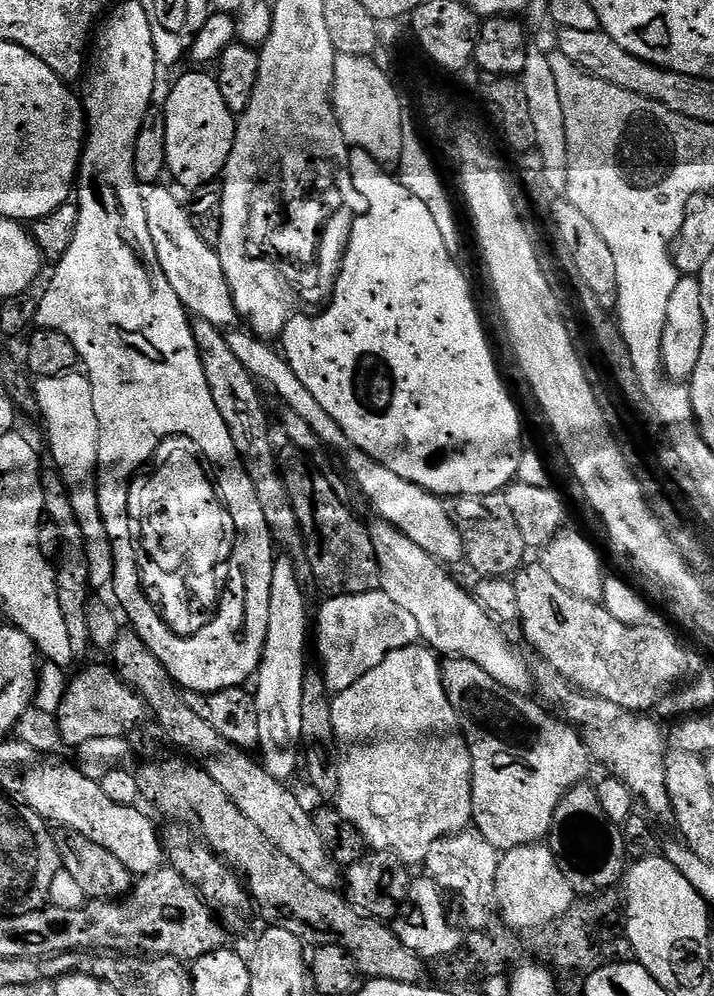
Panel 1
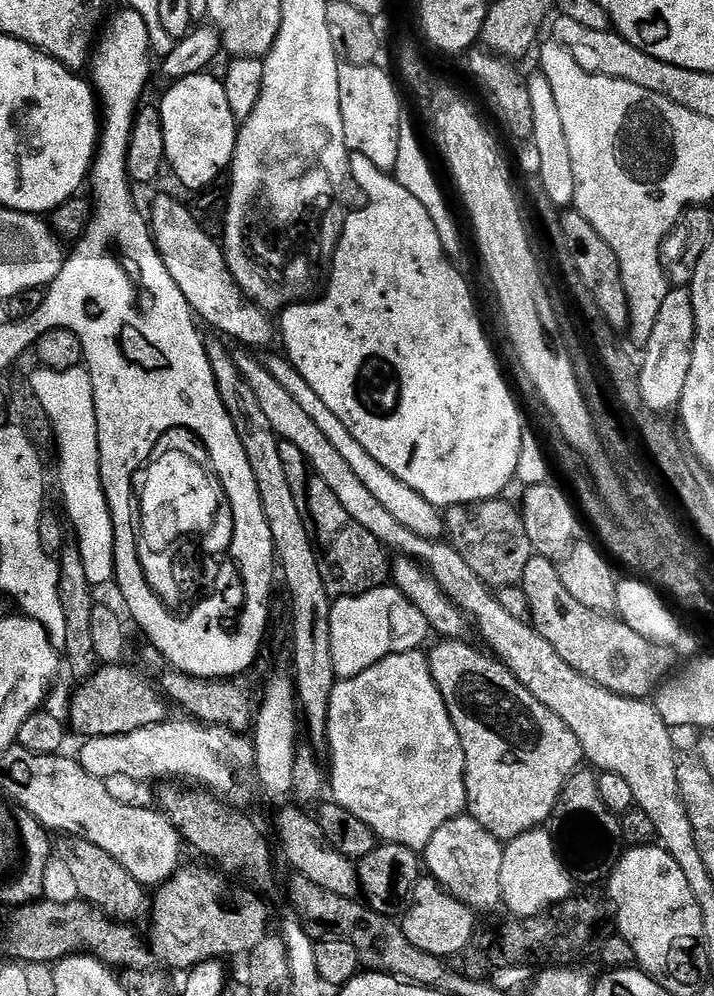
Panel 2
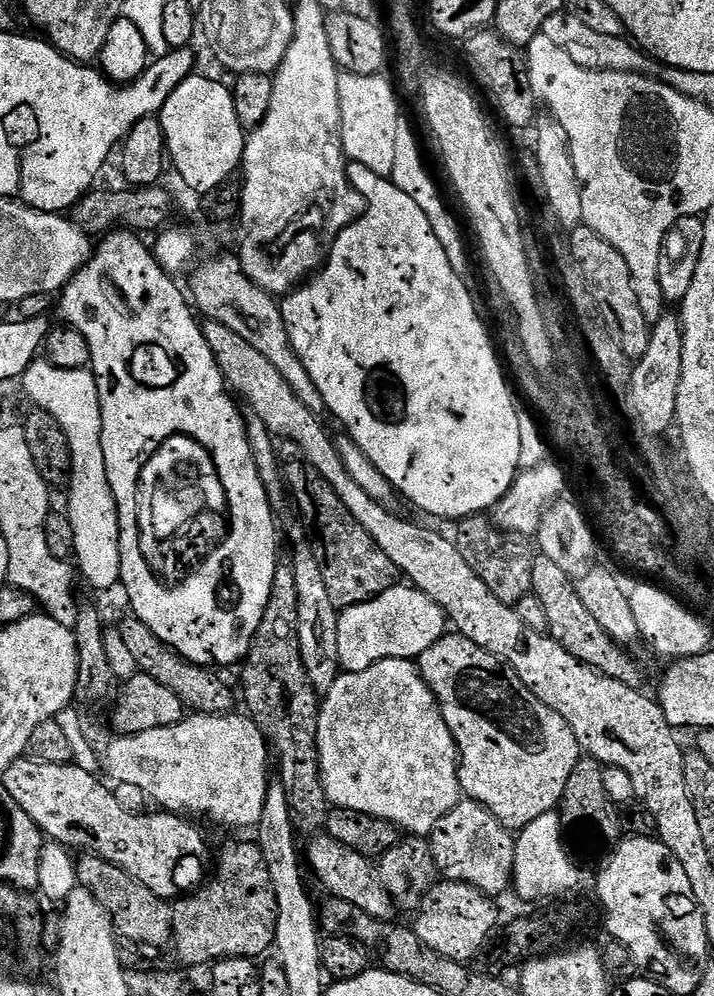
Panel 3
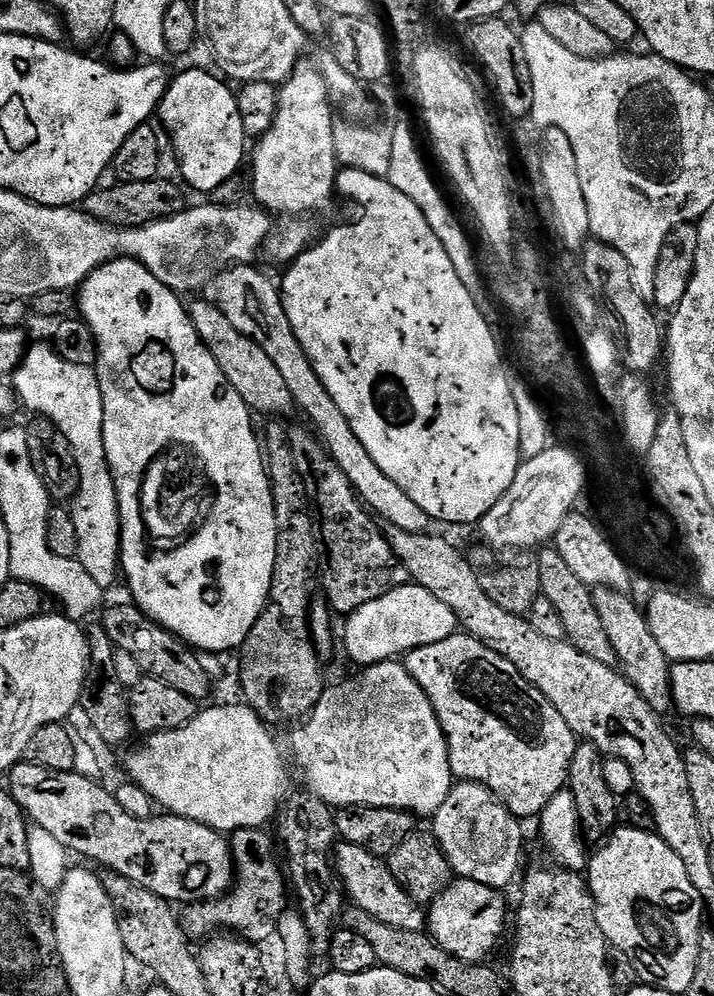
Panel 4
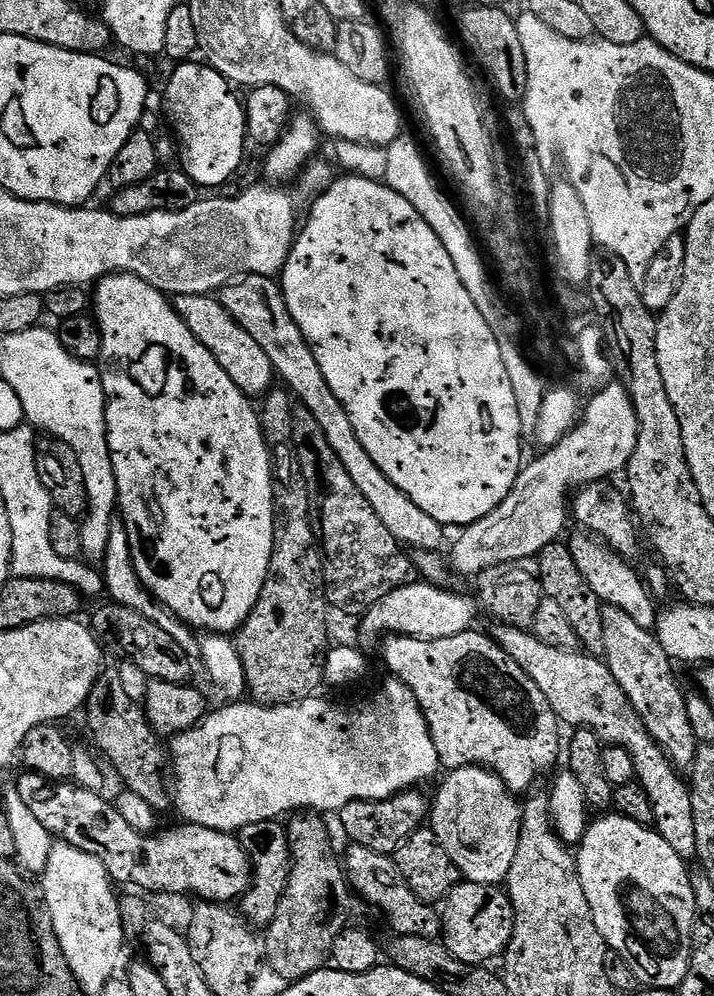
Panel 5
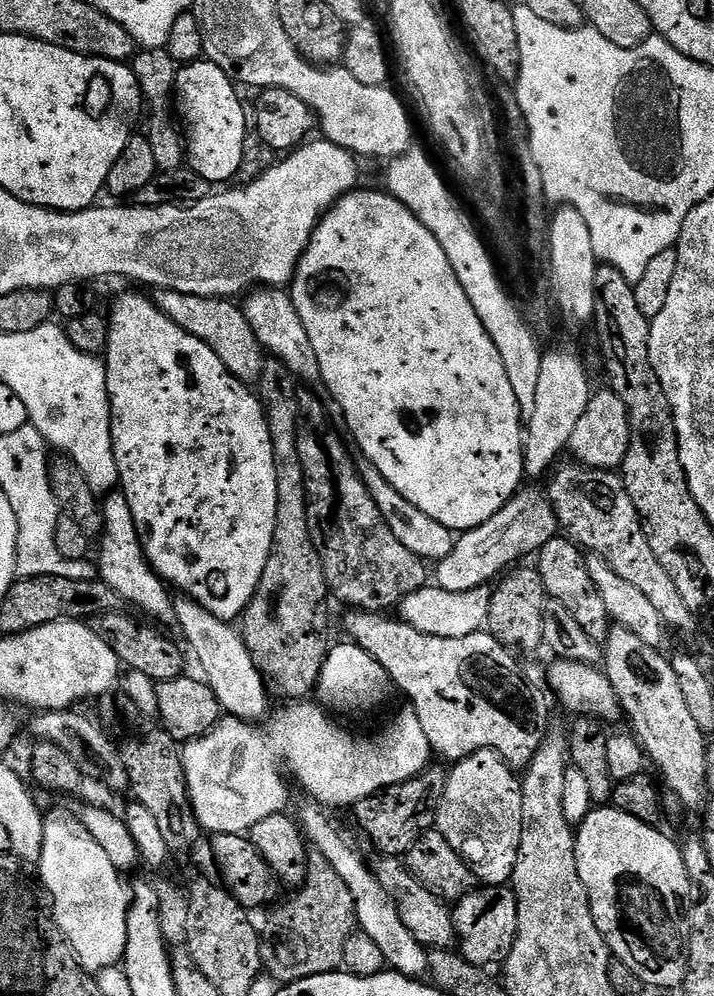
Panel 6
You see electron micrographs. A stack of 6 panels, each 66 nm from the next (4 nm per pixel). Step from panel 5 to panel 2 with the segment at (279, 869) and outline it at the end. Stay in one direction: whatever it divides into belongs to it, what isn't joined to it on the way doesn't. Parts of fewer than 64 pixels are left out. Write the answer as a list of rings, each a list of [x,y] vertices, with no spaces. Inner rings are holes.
[[[184,866],[155,889],[156,894],[151,897],[152,933],[148,936],[148,948],[131,923],[117,922],[81,899],[69,904],[41,899],[19,909],[20,920],[9,926],[4,944],[9,954],[25,960],[20,961],[25,965],[55,965],[66,956],[85,952],[113,969],[133,968],[139,972],[164,968],[191,970],[207,960],[223,961],[224,956],[247,957],[269,935],[268,908],[262,897],[251,892],[251,887],[235,892],[223,880],[225,877],[216,872]]]

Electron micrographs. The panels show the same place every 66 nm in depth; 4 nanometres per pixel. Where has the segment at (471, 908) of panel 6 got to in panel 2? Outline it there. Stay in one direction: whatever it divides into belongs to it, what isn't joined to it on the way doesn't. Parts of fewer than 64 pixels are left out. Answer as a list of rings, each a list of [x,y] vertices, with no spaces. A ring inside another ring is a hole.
[[[431,878],[420,879],[412,895],[411,904],[402,913],[402,927],[406,938],[410,938],[410,942],[414,942],[418,950],[426,950],[426,954],[441,958],[455,958],[472,941],[472,937],[478,932],[476,920],[477,913]]]

